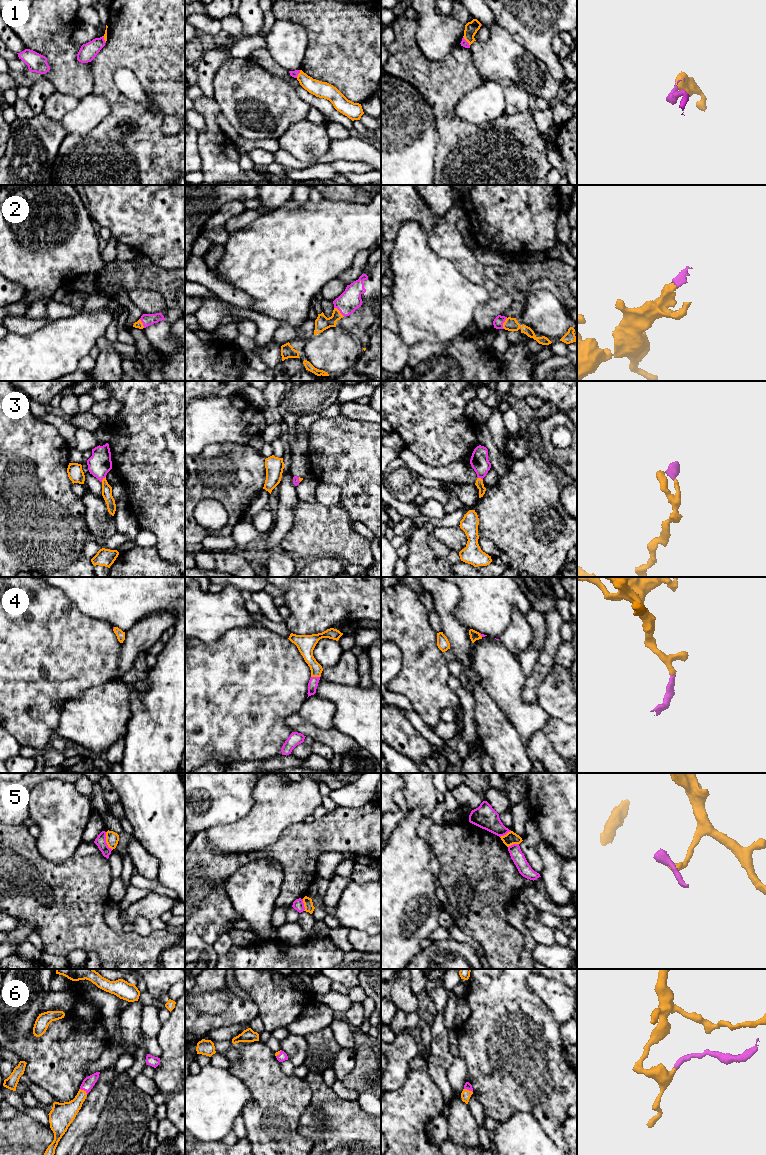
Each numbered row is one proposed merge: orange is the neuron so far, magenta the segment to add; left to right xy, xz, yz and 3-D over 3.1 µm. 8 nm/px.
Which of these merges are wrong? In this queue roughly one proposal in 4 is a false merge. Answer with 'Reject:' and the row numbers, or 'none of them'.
Reject: 5

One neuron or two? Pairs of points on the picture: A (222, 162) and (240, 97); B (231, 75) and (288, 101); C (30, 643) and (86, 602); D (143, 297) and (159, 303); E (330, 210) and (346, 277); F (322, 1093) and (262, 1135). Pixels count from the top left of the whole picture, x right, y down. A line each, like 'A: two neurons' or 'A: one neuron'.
A: two neurons
B: one neuron
C: two neurons
D: one neuron
E: two neurons
F: two neurons

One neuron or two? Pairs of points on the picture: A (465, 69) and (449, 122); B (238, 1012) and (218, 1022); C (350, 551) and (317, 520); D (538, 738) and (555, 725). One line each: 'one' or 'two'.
A: one
B: one
C: one
D: two

